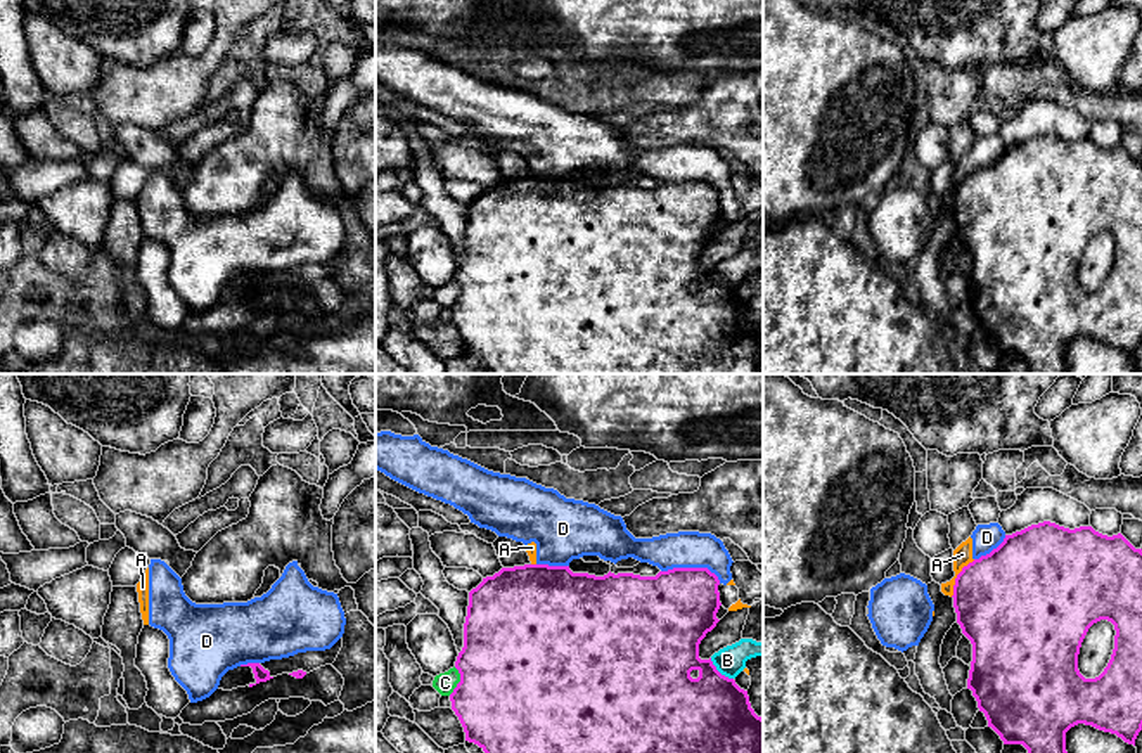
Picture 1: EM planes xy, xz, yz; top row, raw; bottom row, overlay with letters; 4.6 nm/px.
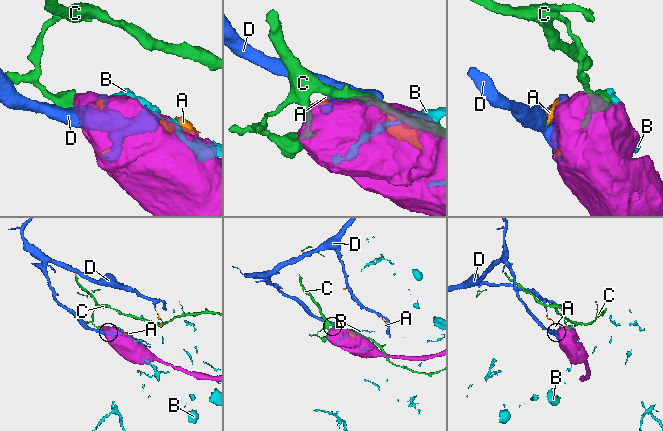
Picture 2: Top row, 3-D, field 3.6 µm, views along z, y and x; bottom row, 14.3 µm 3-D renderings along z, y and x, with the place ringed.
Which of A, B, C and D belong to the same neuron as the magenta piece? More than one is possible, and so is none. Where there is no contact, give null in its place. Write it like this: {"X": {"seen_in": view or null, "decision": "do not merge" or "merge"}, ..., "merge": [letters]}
{"A": {"seen_in": "yz", "decision": "do not merge"}, "B": {"seen_in": "xz", "decision": "do not merge"}, "C": {"seen_in": "xz", "decision": "do not merge"}, "D": {"seen_in": "xz", "decision": "do not merge"}, "merge": []}

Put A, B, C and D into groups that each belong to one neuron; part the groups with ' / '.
A D / B / C

